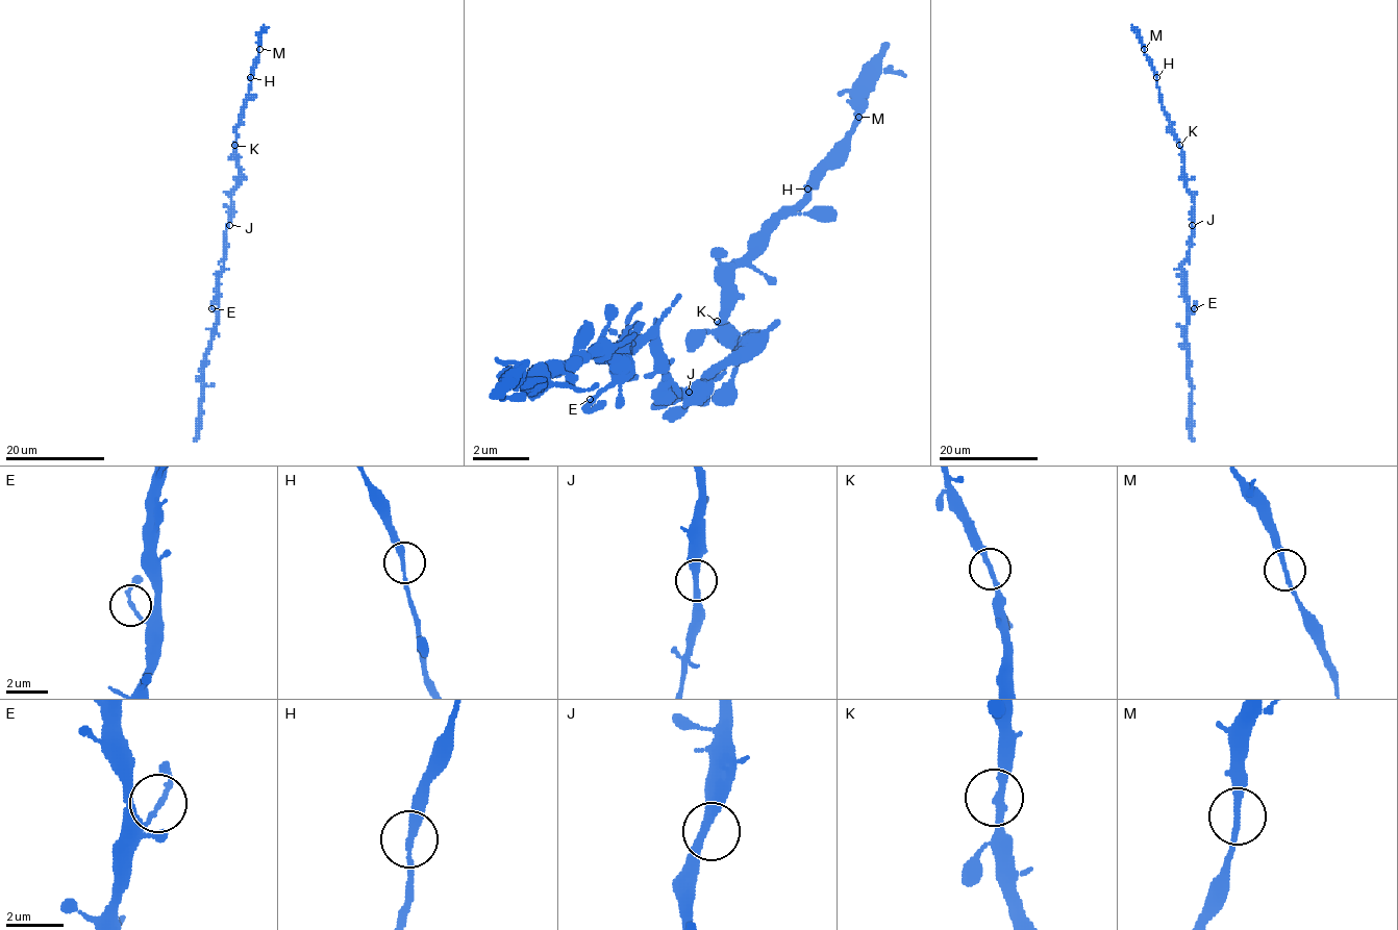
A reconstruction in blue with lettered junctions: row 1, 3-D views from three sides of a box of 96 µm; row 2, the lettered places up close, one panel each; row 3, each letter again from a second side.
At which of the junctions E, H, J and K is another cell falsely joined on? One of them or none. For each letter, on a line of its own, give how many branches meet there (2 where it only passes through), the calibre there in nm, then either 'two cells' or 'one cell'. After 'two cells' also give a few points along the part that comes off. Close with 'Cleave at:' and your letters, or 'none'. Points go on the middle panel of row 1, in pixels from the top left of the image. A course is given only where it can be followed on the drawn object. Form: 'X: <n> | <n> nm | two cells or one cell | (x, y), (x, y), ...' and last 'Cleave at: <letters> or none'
E: 2 | 160 nm | one cell
H: 2 | 240 nm | one cell
J: 2 | 320 nm | one cell
K: 2 | 240 nm | one cell
Cleave at: none

